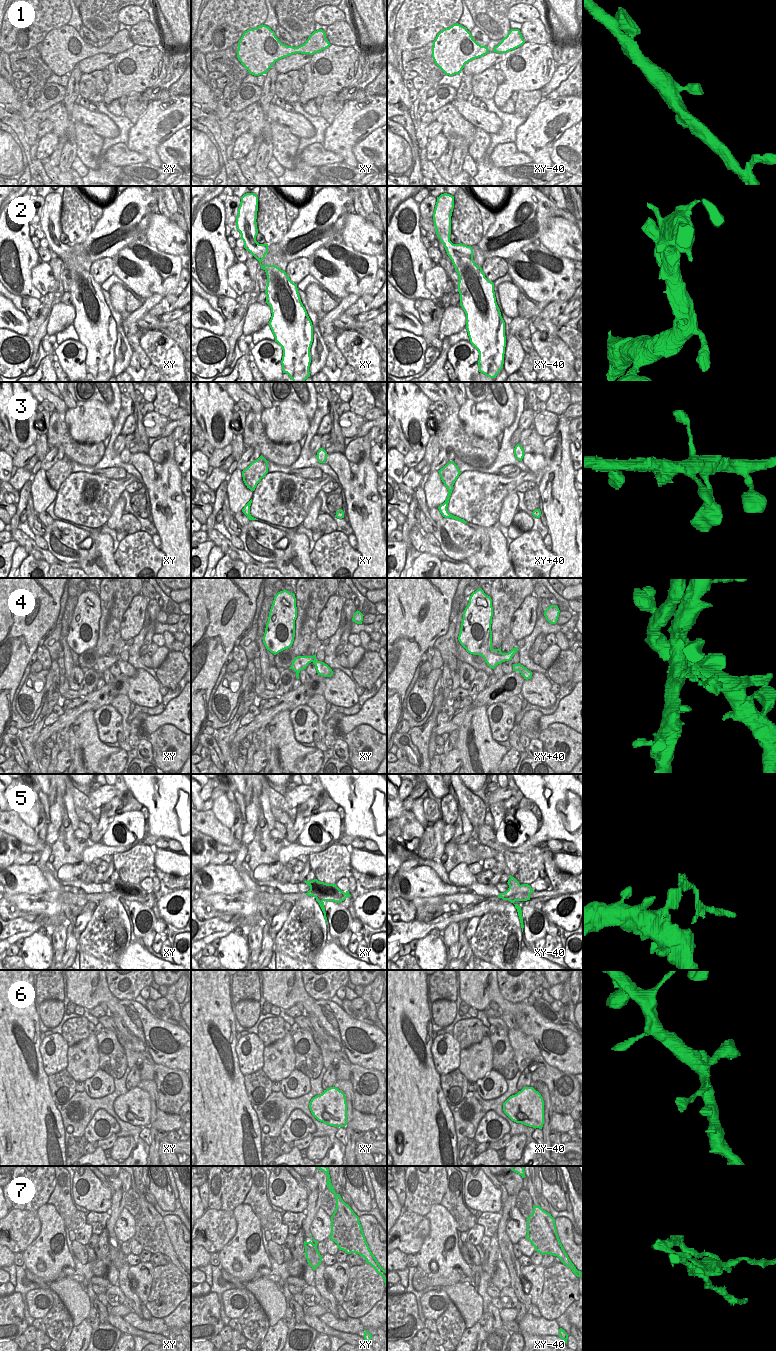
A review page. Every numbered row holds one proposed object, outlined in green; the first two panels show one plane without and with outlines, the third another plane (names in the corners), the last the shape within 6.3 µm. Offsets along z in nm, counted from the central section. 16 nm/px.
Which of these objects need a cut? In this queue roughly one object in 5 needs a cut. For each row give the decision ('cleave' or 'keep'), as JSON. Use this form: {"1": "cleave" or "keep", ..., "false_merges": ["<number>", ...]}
{"1": "keep", "2": "keep", "3": "keep", "4": "cleave", "5": "keep", "6": "keep", "7": "cleave", "false_merges": ["4", "7"]}

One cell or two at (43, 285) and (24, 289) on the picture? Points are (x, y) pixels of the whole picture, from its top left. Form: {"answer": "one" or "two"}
{"answer": "two"}

